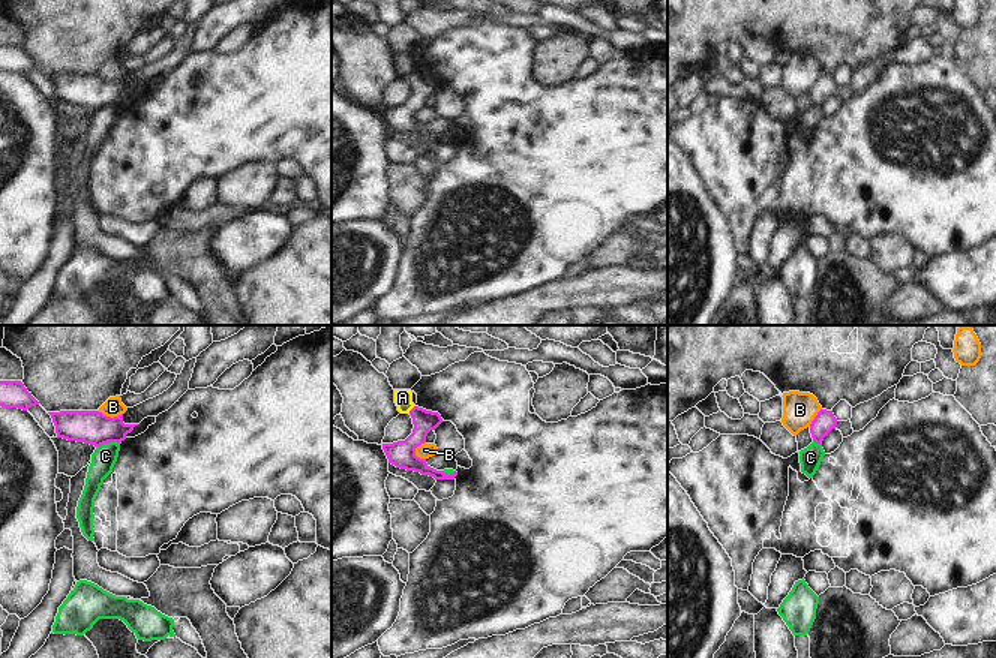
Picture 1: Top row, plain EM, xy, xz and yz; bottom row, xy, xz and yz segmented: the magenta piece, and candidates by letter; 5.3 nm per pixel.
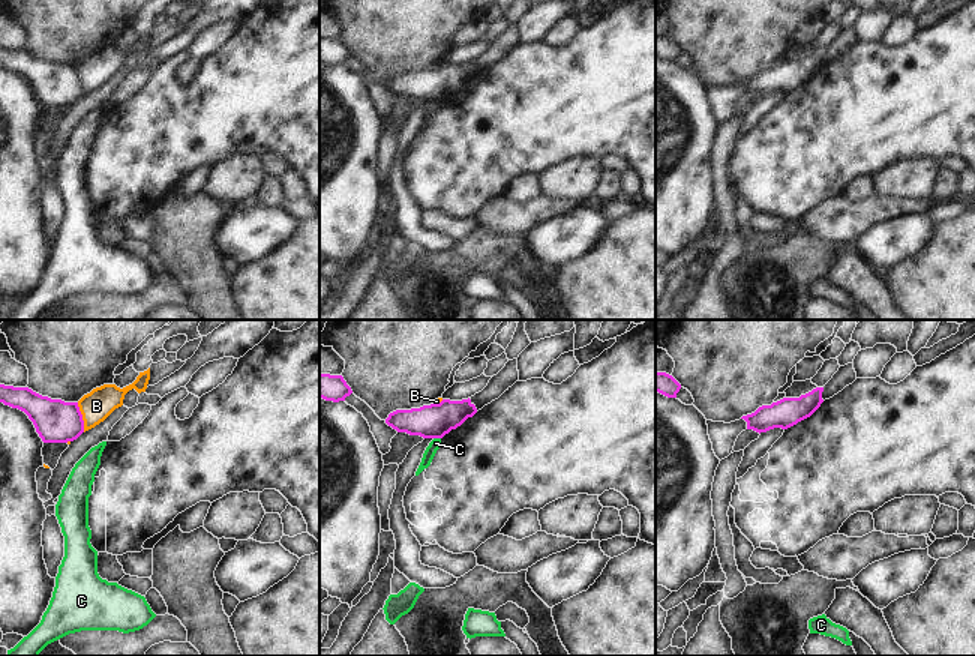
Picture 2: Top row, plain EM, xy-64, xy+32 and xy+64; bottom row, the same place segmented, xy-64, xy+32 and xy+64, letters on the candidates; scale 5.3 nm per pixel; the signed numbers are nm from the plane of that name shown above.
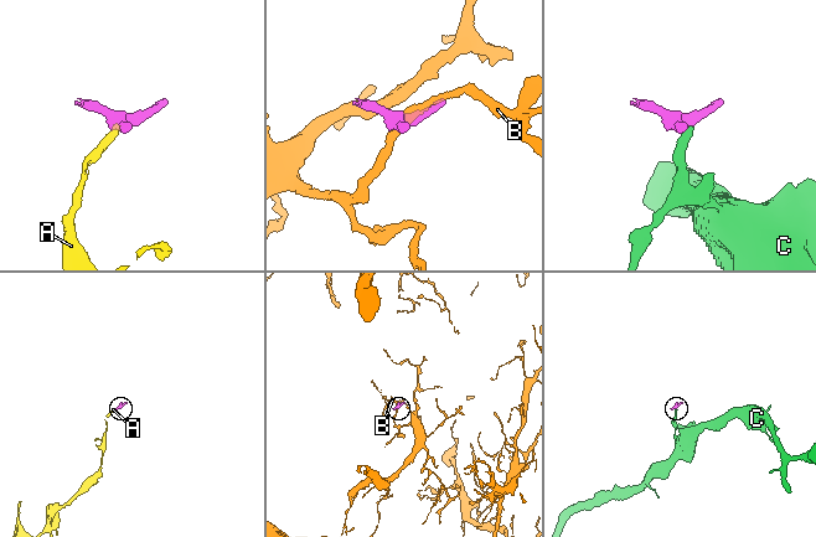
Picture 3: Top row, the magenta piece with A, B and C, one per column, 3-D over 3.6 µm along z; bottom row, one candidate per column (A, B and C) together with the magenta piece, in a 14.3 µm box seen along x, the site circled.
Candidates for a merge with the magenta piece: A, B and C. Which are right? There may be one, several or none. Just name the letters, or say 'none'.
none

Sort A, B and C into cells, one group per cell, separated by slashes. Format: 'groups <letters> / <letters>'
groups A / B / C

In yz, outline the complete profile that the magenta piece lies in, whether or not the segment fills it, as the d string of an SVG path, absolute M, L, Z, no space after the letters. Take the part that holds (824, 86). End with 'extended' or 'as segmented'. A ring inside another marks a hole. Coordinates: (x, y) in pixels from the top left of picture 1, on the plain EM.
M820 73L810 88L813 106L822 108L824 102L837 90L832 75Z; as segmented

